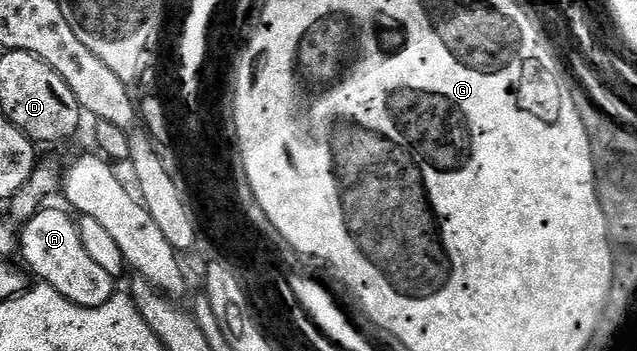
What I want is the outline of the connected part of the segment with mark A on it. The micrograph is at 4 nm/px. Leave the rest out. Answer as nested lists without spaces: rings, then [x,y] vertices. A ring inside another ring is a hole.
[[[40,208],[36,210],[35,215],[28,222],[22,223],[18,249],[18,253],[23,254],[24,263],[22,262],[22,265],[32,275],[35,273],[39,277],[36,279],[42,285],[52,286],[54,290],[61,292],[61,296],[65,296],[65,300],[69,300],[73,304],[85,308],[97,308],[101,304],[105,304],[117,293],[116,279],[111,278],[109,272],[105,272],[90,258],[89,252],[85,249],[85,244],[81,244],[81,234],[76,219],[74,217],[71,219],[70,216],[72,217],[72,215],[66,209],[63,209],[64,211],[47,209]]]

